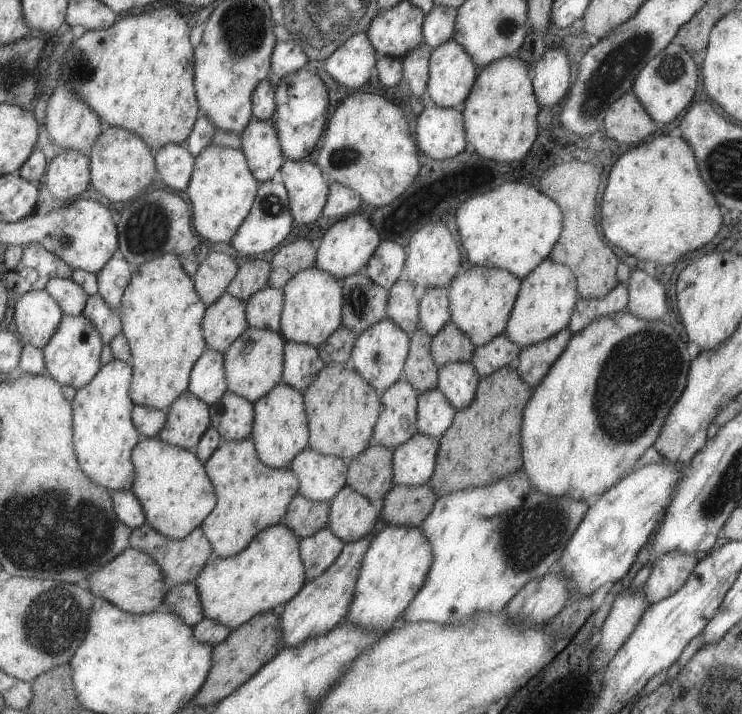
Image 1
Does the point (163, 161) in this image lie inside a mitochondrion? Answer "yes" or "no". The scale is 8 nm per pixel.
no

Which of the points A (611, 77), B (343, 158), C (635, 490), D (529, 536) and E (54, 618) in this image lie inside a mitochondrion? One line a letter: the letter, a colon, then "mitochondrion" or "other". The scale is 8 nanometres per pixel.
A: mitochondrion
B: mitochondrion
C: other
D: mitochondrion
E: mitochondrion

